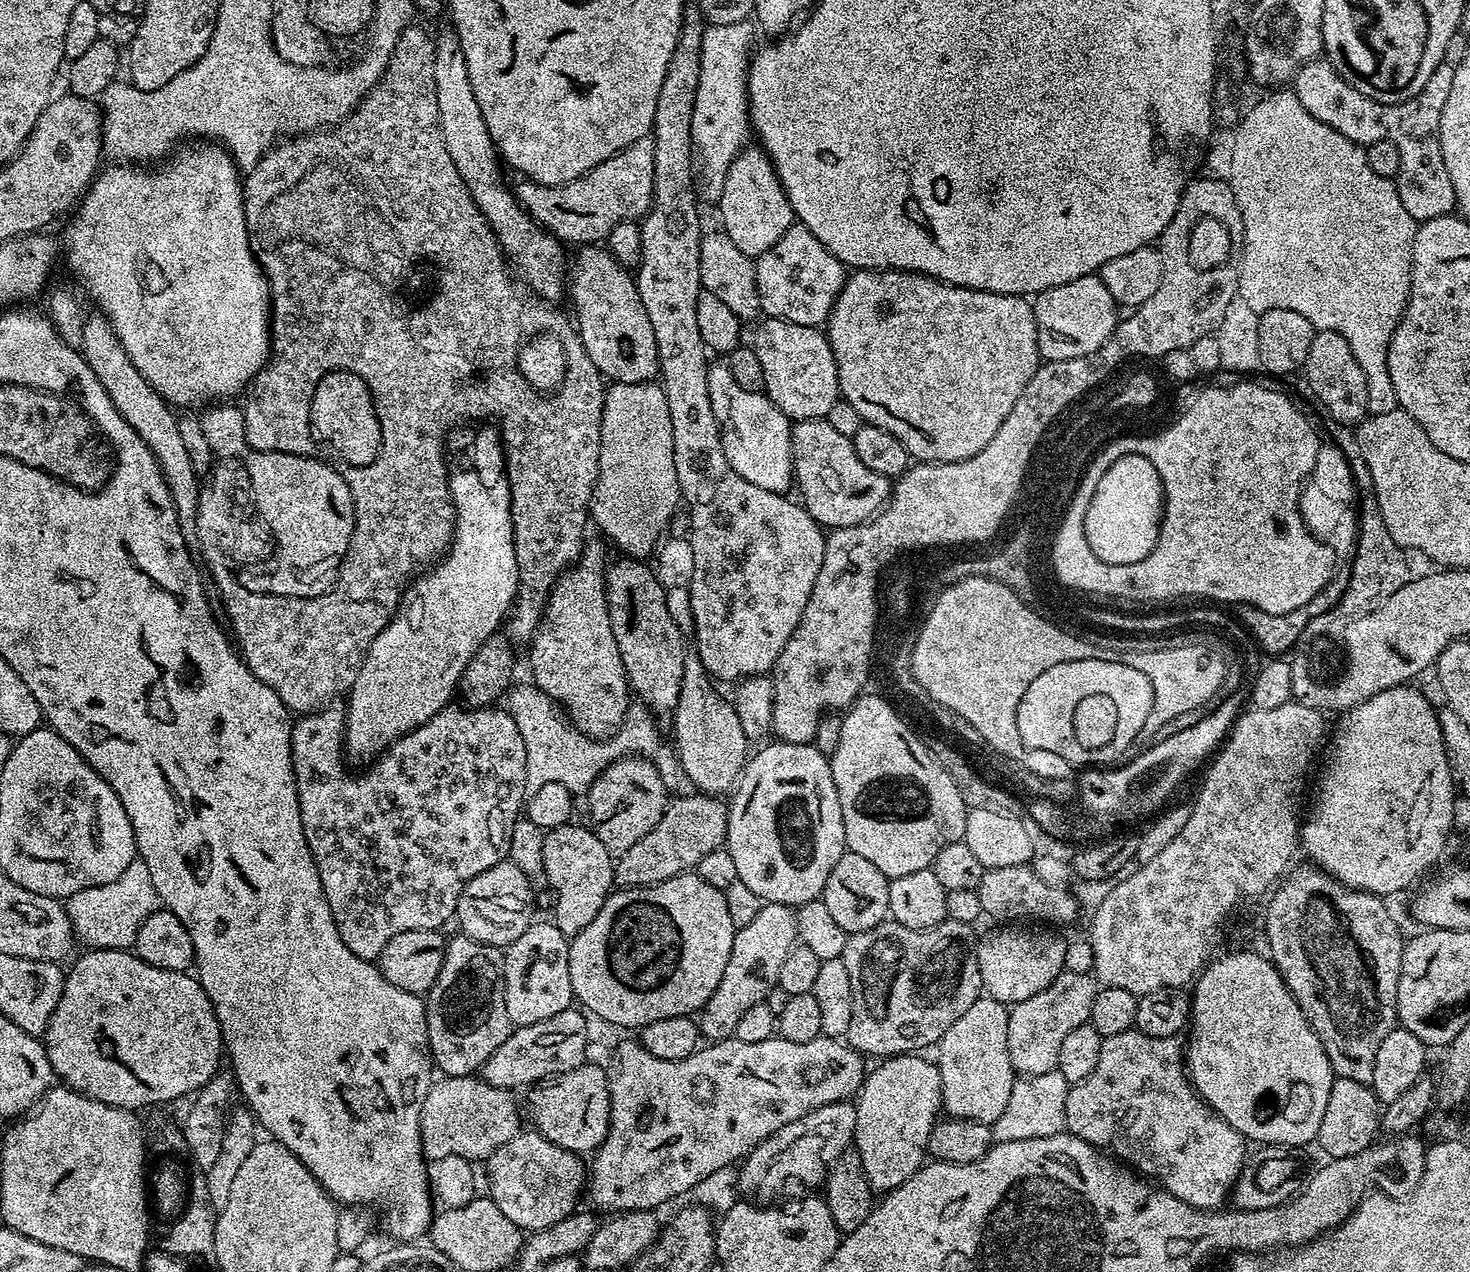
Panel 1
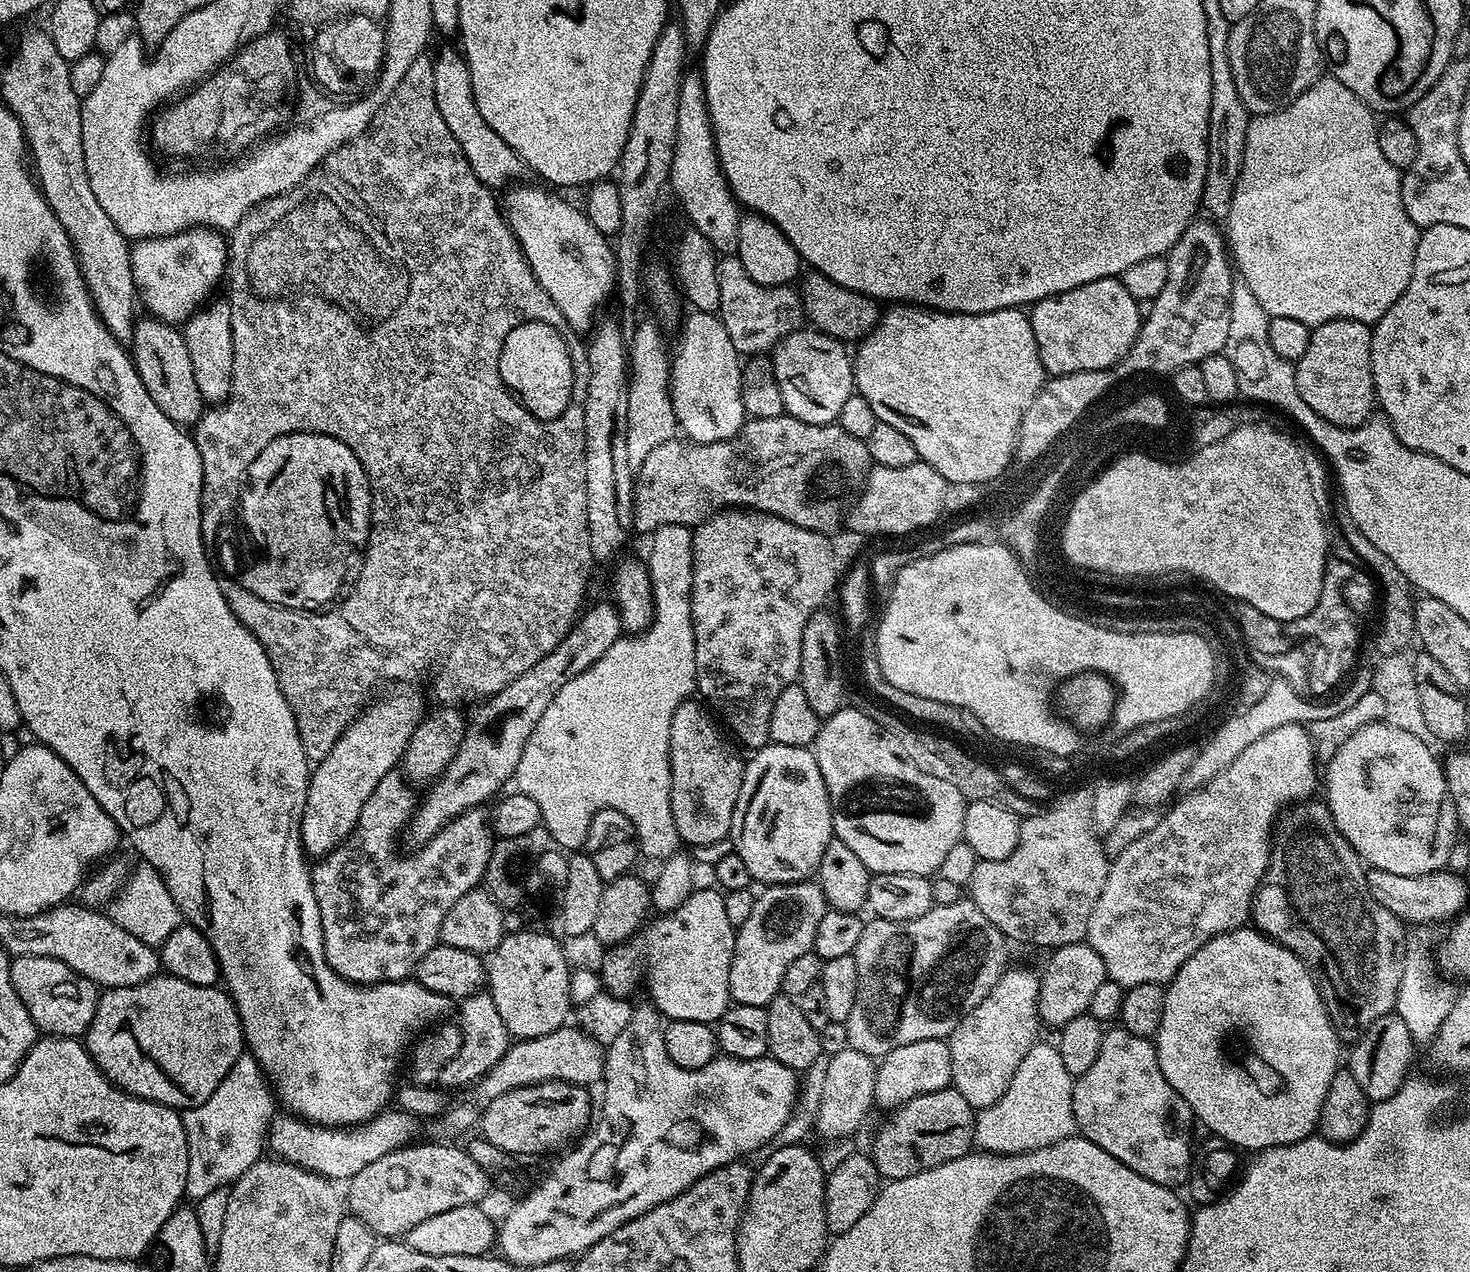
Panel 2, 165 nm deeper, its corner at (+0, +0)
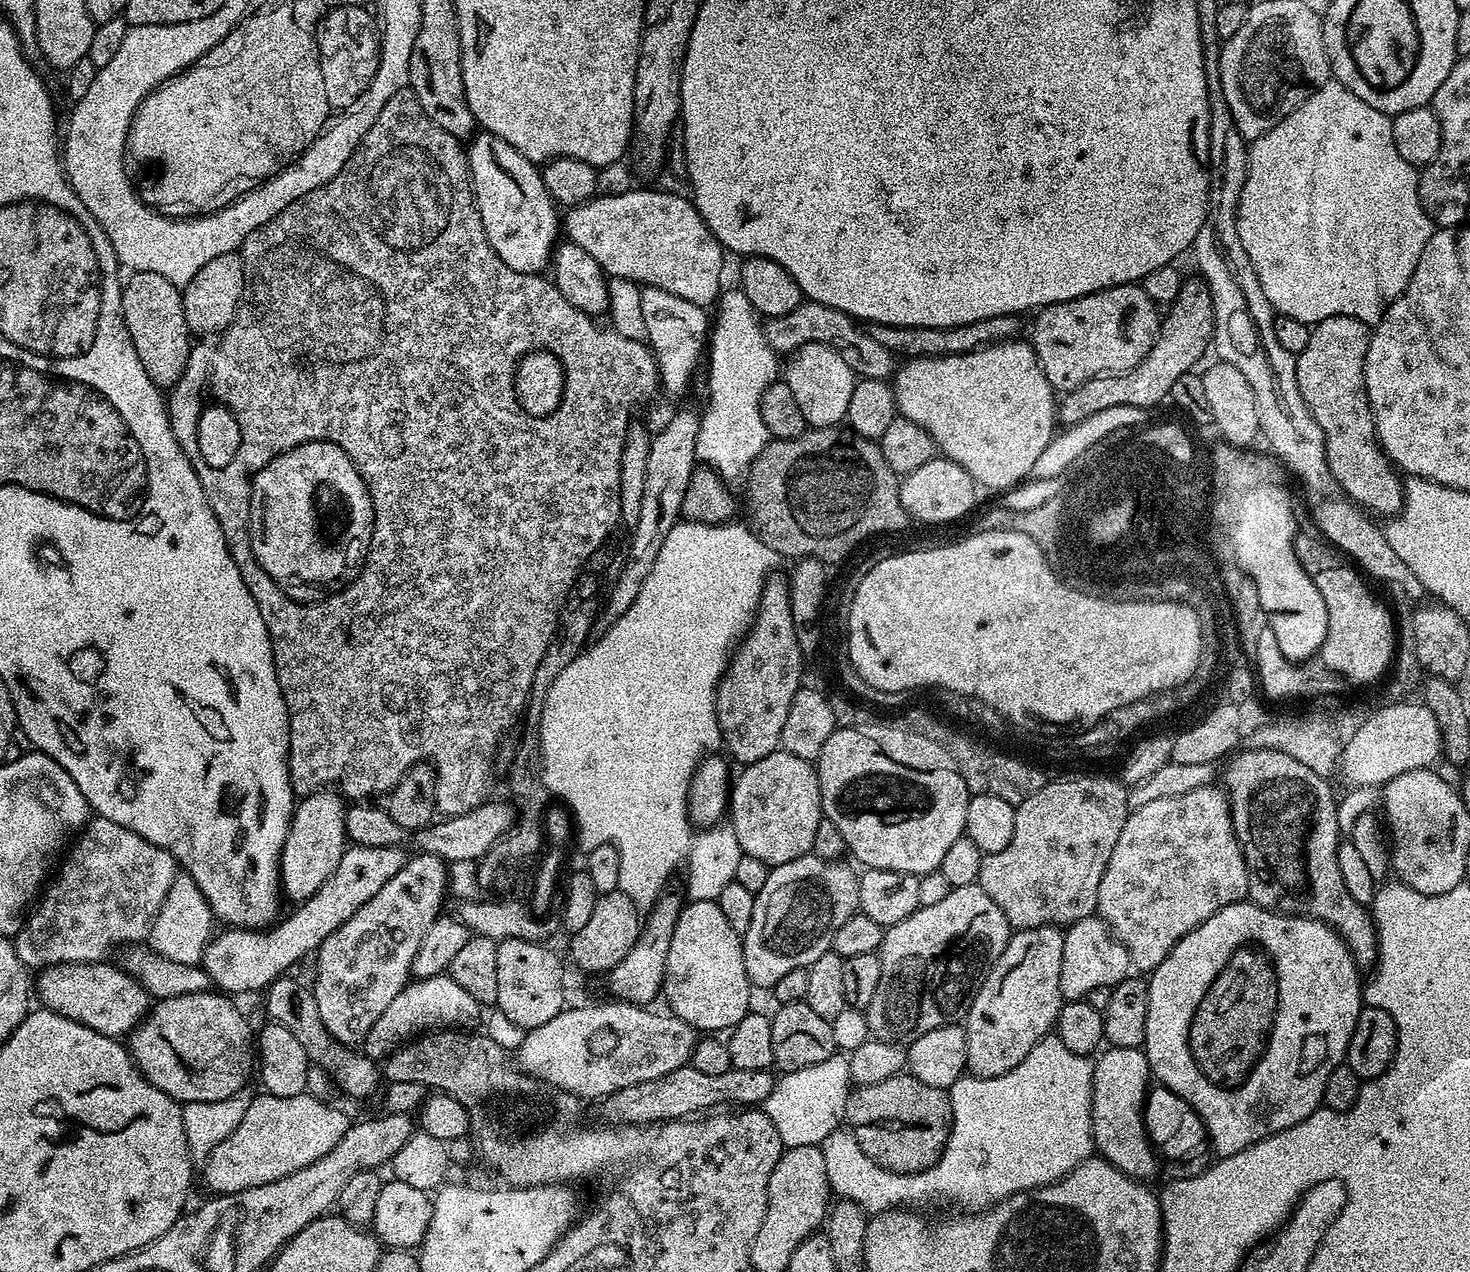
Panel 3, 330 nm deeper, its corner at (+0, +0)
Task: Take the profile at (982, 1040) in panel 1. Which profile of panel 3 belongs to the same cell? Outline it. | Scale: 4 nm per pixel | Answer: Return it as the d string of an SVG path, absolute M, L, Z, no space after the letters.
M1056 926L1022 928L1013 931L1009 936L1006 950L1002 950L1002 958L998 958L998 962L990 970L986 982L978 990L970 1006L968 1015L962 1021L966 1034L967 1071L971 1075L1001 1076L1014 1070L1014 1066L1018 1066L1018 1062L1022 1062L1022 1058L1026 1058L1026 1054L1034 1050L1036 1043L1055 1029L1060 1008L1066 1003L1060 989L1063 941L1064 932Z

